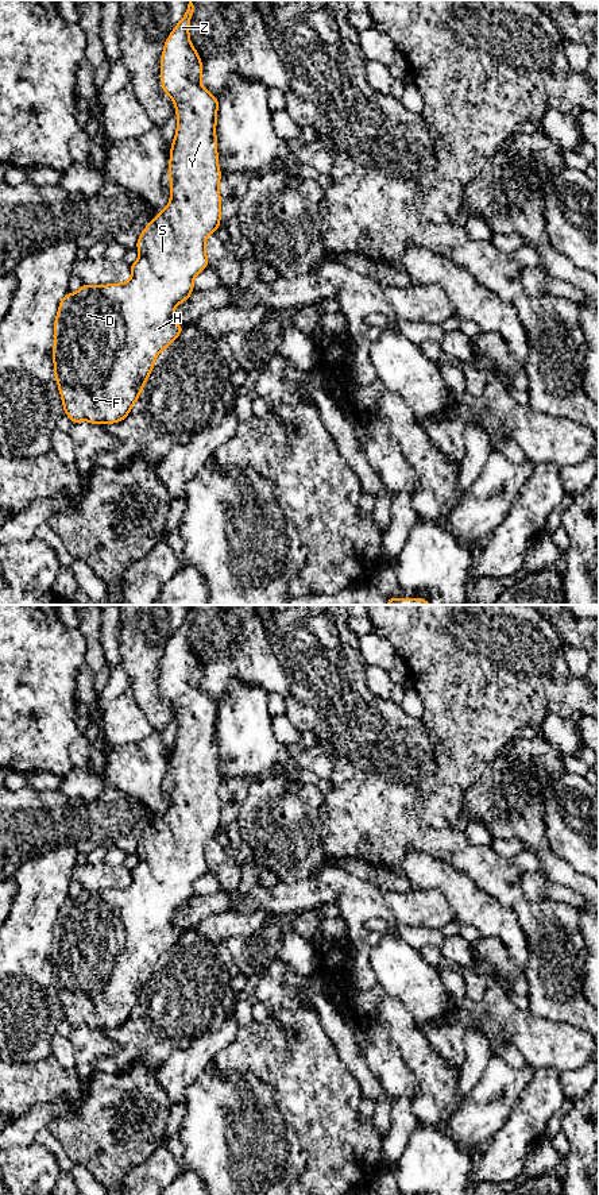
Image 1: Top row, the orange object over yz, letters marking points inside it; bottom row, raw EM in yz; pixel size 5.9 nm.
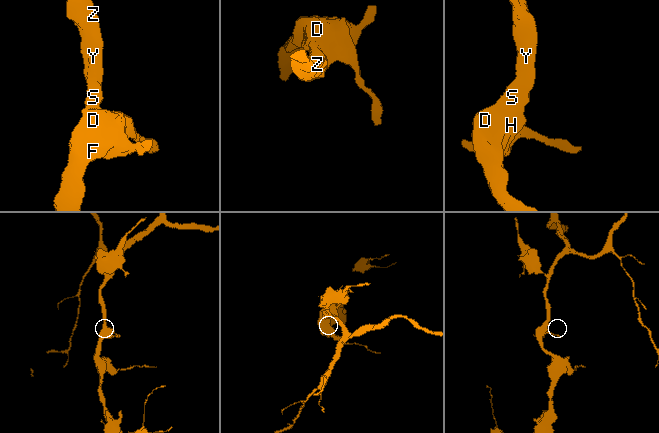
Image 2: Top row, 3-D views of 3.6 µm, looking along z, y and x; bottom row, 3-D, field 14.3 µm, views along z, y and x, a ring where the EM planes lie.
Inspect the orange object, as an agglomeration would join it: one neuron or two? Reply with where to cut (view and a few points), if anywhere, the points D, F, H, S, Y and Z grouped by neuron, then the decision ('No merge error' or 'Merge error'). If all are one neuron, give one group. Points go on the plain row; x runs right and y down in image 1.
No split. Groups: D F H S Y Z. No merge error

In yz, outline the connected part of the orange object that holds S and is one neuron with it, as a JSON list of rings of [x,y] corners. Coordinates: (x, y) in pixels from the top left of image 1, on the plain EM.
[[[189,606],[185,621],[175,629],[163,651],[161,666],[161,690],[166,699],[174,705],[178,724],[169,768],[170,807],[142,836],[135,849],[140,861],[130,870],[132,876],[130,886],[104,891],[84,888],[78,897],[67,898],[59,907],[54,926],[54,955],[51,960],[55,984],[63,1006],[63,1017],[73,1029],[81,1025],[90,1029],[113,1029],[127,1022],[152,976],[158,959],[169,952],[185,933],[174,926],[174,913],[189,903],[194,895],[193,883],[208,872],[205,844],[217,836],[221,822],[219,795],[221,776],[216,744],[219,705],[201,690],[202,667],[189,643],[189,627],[193,617],[194,610]]]

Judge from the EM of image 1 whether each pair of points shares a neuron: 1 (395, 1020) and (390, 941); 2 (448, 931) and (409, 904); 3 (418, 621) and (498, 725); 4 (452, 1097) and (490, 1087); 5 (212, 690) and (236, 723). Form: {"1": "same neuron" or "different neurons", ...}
{"1": "different neurons", "2": "different neurons", "3": "same neuron", "4": "different neurons", "5": "different neurons"}

